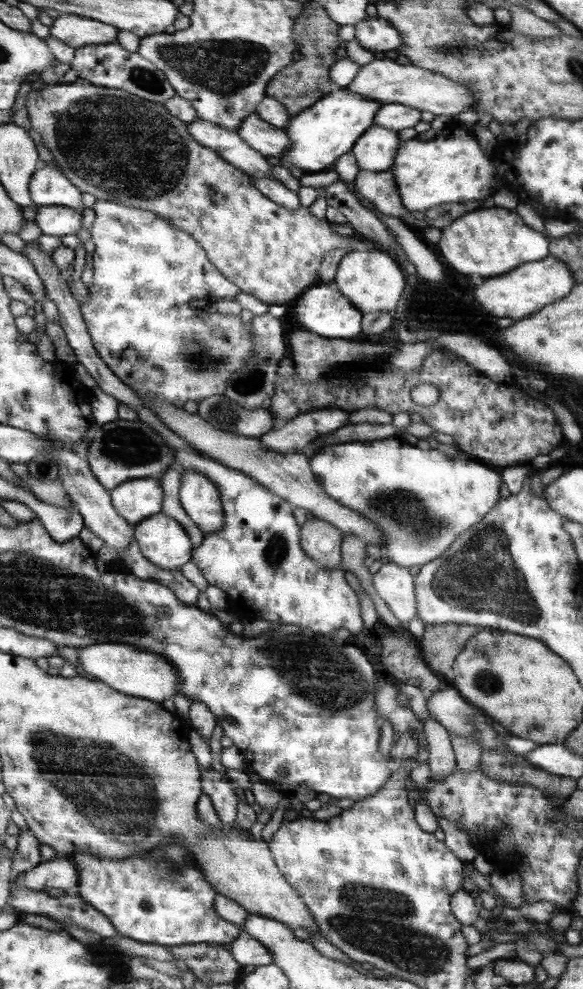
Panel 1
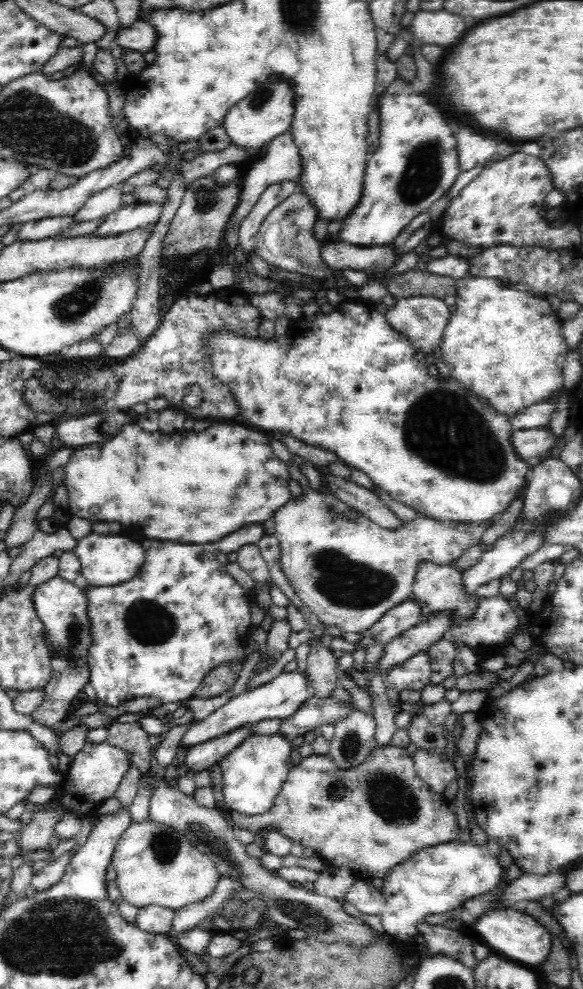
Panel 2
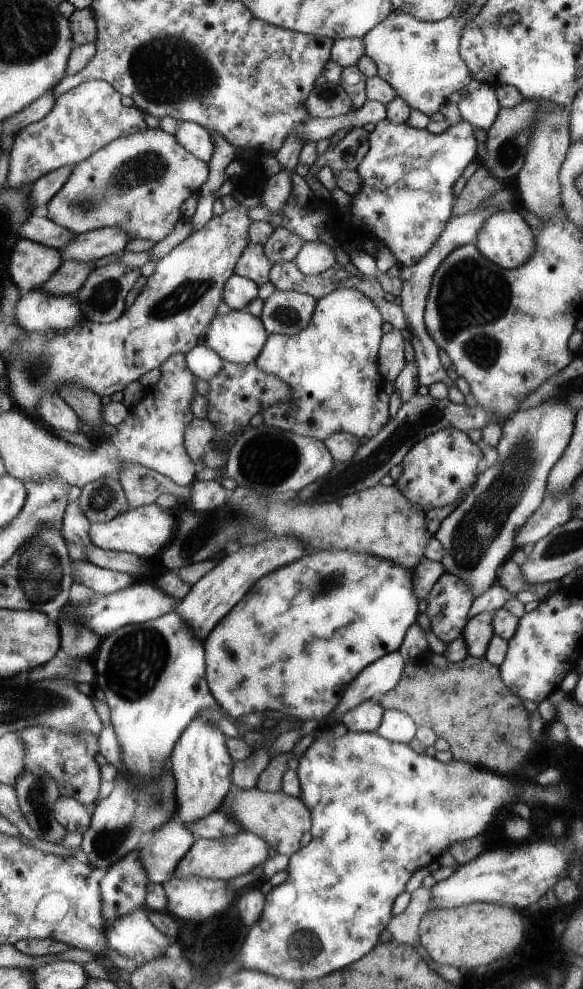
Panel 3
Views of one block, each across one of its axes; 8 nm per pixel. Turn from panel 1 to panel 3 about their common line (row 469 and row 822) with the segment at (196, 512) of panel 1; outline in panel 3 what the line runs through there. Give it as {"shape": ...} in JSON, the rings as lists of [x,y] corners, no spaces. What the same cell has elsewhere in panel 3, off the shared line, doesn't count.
{"shape":[[[196,718],[178,739],[169,767],[177,779],[177,812],[173,816],[180,824],[190,824],[217,811],[232,788],[230,772],[232,758],[226,748],[224,732],[206,718]]]}

